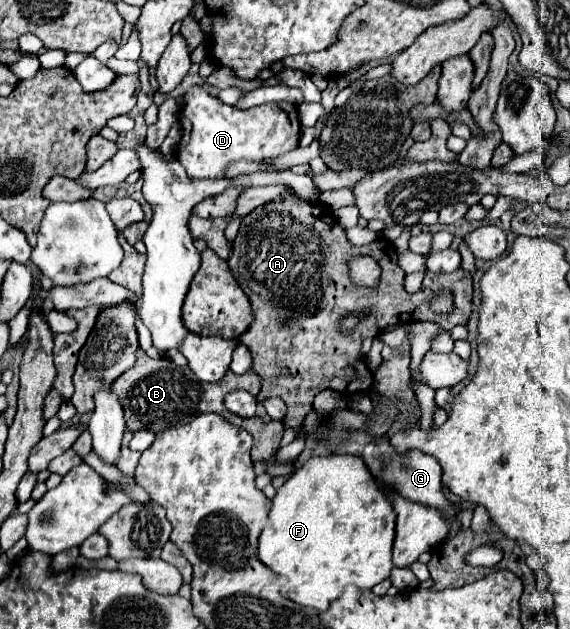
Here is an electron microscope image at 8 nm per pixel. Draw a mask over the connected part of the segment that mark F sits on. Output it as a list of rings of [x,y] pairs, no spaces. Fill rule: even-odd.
[[[356,455],[310,457],[276,491],[276,497],[272,499],[270,521],[260,535],[258,555],[264,565],[288,579],[280,589],[284,597],[306,607],[316,607],[318,611],[326,611],[328,603],[334,601],[348,585],[372,589],[390,577],[394,537],[396,511],[392,511],[390,497],[366,467],[364,459]]]

